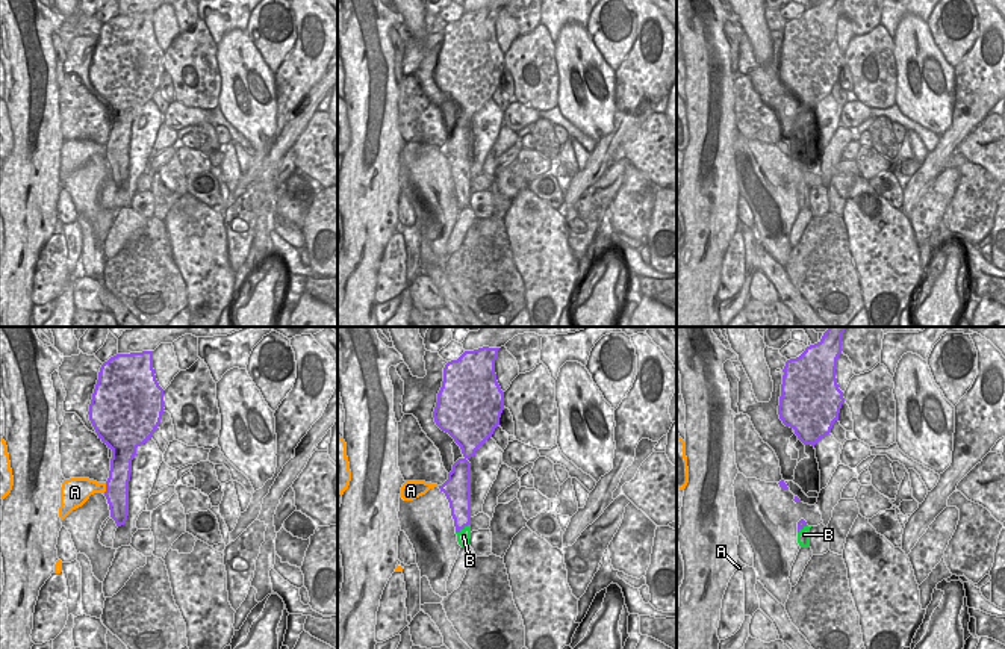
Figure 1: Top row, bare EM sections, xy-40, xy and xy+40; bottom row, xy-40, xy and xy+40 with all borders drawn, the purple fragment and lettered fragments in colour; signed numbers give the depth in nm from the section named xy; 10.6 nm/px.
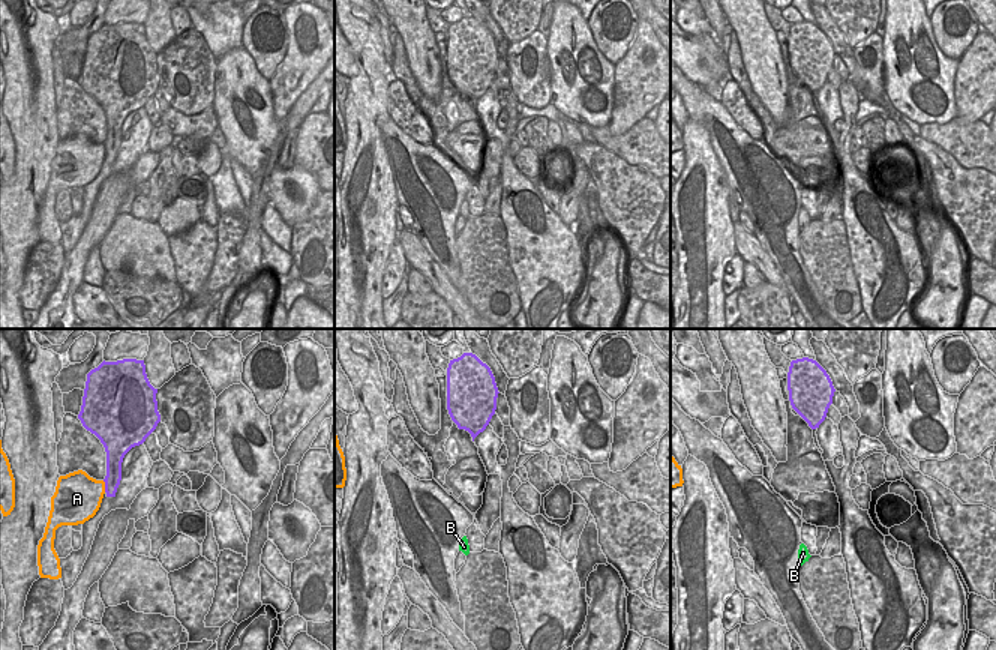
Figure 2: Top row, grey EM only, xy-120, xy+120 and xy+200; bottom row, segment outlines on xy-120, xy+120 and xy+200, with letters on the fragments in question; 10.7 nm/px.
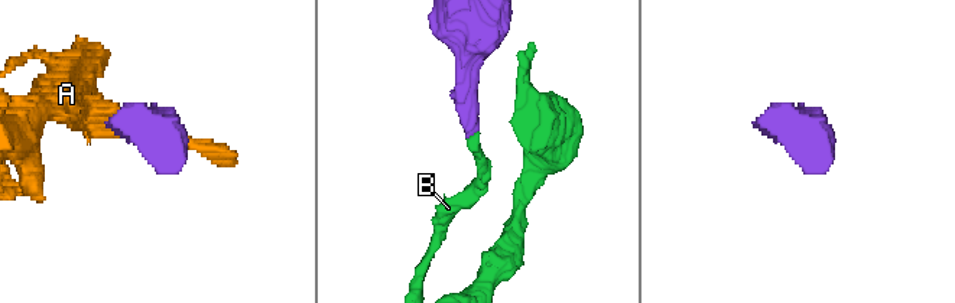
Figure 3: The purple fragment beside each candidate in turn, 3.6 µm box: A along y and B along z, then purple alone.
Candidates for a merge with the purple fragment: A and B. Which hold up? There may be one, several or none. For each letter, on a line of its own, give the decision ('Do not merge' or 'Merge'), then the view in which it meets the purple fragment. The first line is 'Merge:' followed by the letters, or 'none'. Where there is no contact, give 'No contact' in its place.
Merge: none
A: Do not merge. Touches purple in xy-40
B: Do not merge. Touches purple in xy

